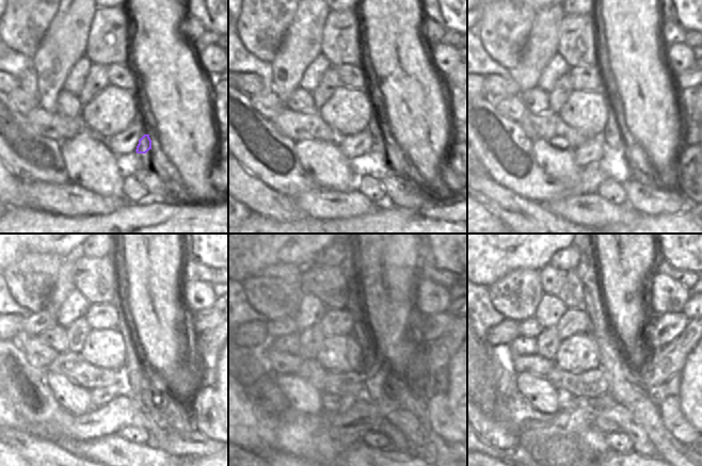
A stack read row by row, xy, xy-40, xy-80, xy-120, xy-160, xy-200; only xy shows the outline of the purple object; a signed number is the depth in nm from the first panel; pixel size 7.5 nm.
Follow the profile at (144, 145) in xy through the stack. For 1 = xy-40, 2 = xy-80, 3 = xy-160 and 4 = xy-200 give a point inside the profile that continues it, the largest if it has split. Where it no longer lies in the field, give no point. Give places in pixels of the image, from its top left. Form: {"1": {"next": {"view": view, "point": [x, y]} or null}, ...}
{"1": {"next": {"view": "xy-40", "point": [381, 143]}}, "2": {"next": {"view": "xy-80", "point": [615, 140]}}, "3": {"next": {"view": "xy-160", "point": [389, 392]}}, "4": {"next": {"view": "xy-200", "point": [626, 389]}}}

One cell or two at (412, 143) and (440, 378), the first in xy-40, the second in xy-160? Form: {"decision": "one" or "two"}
{"decision": "two"}

